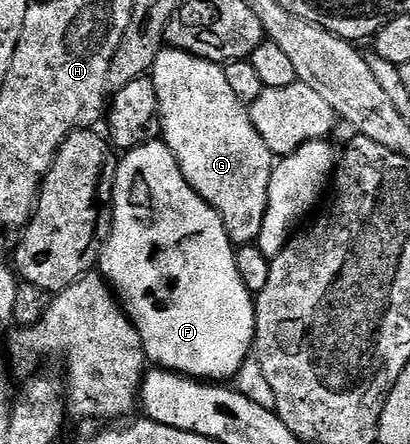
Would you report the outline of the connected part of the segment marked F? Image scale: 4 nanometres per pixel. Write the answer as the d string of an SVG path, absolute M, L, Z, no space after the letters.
M160 139L152 140L149 144L138 148L128 149L122 156L125 157L117 168L117 181L113 184L113 225L109 228L109 237L106 238L105 245L103 240L99 248L100 275L108 280L109 287L113 289L126 316L135 326L143 342L146 361L150 365L206 382L232 381L254 351L257 327L255 326L255 296L254 293L249 292L243 278L240 277L235 245L223 226L223 218L218 214L217 209L213 208L209 201L189 184L175 154Z

